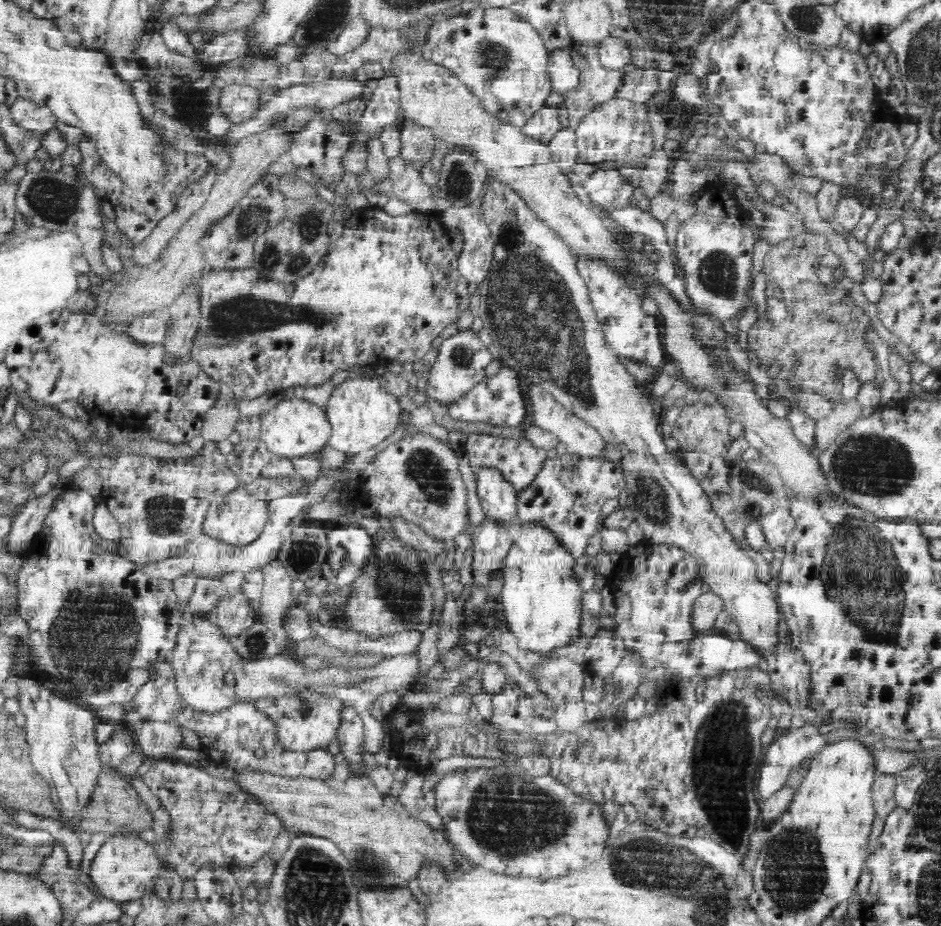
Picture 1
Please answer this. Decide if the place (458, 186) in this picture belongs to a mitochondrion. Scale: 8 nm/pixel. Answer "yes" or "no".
yes

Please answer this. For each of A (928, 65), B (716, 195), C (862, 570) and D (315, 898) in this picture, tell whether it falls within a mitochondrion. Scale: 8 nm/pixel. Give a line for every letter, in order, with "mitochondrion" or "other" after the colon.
A: mitochondrion
B: other
C: mitochondrion
D: mitochondrion

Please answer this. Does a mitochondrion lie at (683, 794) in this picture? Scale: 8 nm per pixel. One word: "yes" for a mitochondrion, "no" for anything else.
no

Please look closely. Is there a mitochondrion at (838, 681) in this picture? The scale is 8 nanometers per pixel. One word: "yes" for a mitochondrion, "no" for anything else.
no

